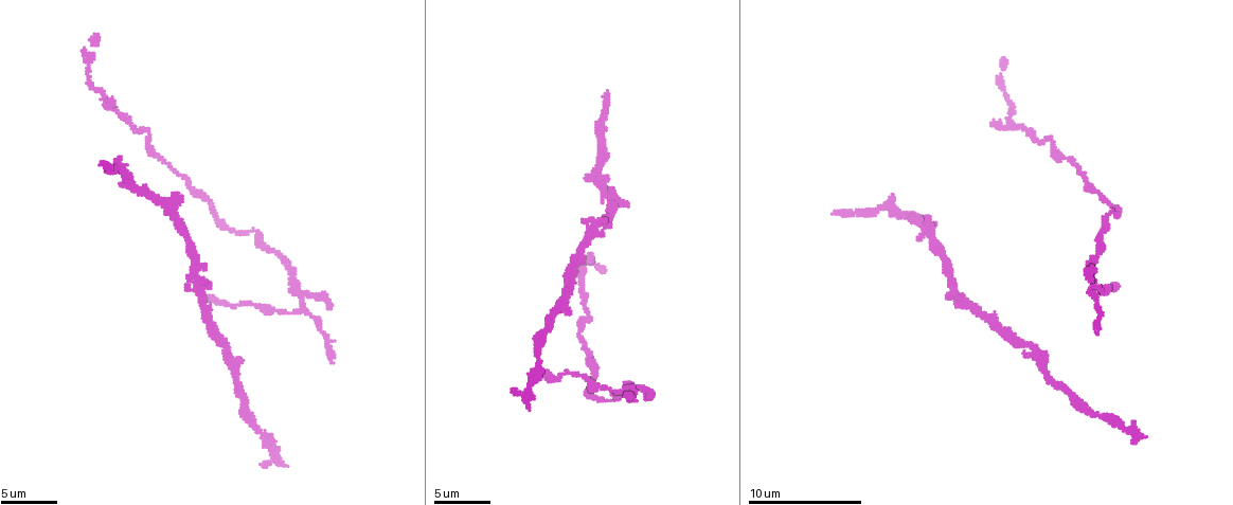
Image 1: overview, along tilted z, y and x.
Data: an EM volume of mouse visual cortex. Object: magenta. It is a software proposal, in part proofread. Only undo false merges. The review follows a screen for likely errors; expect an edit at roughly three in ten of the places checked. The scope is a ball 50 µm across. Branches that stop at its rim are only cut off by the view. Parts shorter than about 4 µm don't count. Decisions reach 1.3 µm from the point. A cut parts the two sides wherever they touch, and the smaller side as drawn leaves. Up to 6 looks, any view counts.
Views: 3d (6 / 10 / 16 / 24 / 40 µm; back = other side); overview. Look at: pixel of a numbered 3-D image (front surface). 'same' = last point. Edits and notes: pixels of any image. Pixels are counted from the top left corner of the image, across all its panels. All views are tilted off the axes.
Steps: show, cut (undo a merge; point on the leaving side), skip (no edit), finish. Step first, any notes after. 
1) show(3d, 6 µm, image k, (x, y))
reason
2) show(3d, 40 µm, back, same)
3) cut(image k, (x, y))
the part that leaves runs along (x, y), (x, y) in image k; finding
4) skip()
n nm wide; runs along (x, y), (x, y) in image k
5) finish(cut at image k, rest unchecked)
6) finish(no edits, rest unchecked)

show(3d, 6 µm, image 1, (1039, 361))

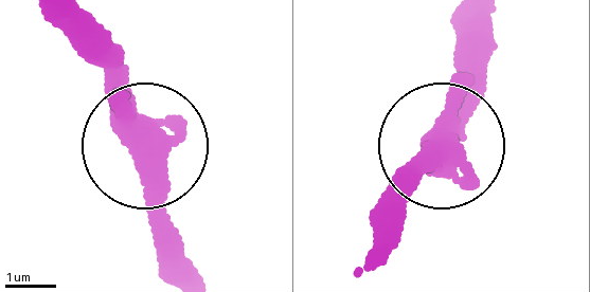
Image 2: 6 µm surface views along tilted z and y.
skip()
450 nm wide; one cell here

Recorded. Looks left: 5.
show(3d, 6 µm, image 1, (211, 202))

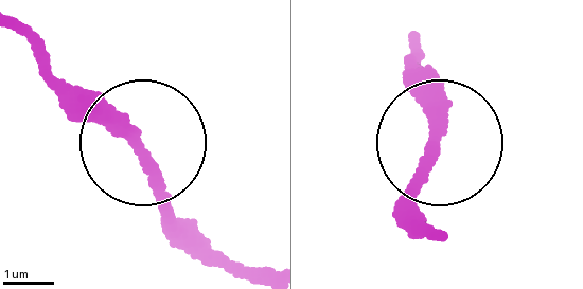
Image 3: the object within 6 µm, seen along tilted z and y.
skip()
continuous, no second cell

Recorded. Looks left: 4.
show(3d, 10 µm, image 1, (115, 112))
calibre changes

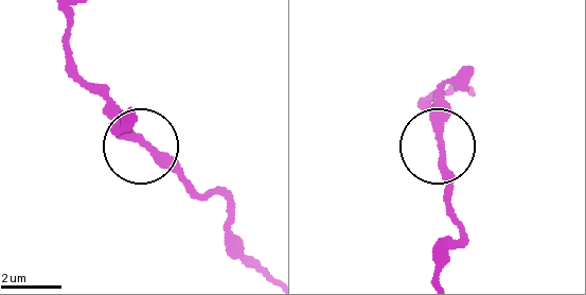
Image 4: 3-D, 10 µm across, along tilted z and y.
skip()
230 nm wide; runs along (436, 273), (459, 241), (440, 146), (456, 75) in image 4; continuous, no second cell

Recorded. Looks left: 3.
finish(no edits, rest unchecked)

